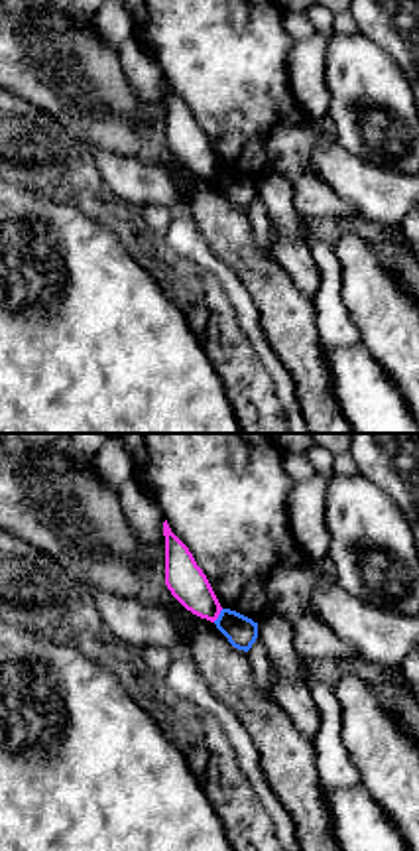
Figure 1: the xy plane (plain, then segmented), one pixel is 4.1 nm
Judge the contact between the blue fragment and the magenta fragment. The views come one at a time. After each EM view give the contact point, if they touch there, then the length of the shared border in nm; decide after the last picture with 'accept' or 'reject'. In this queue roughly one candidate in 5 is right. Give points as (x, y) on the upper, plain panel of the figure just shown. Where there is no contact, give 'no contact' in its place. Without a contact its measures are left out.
(219, 174) | 70 nm

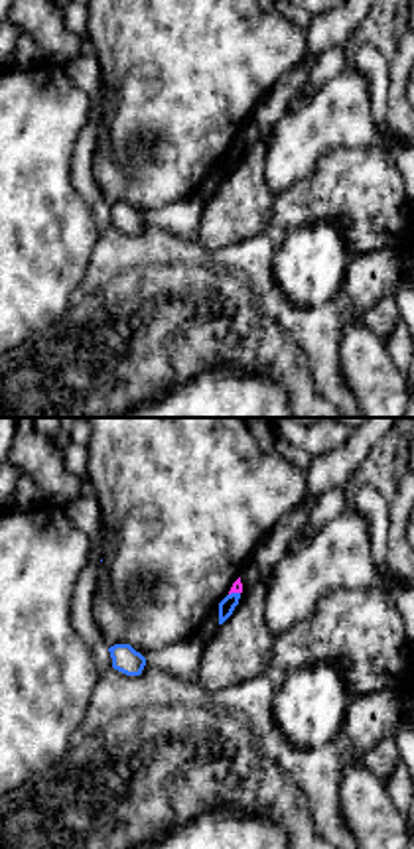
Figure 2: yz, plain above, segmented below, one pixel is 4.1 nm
(233, 152) | 50 nm

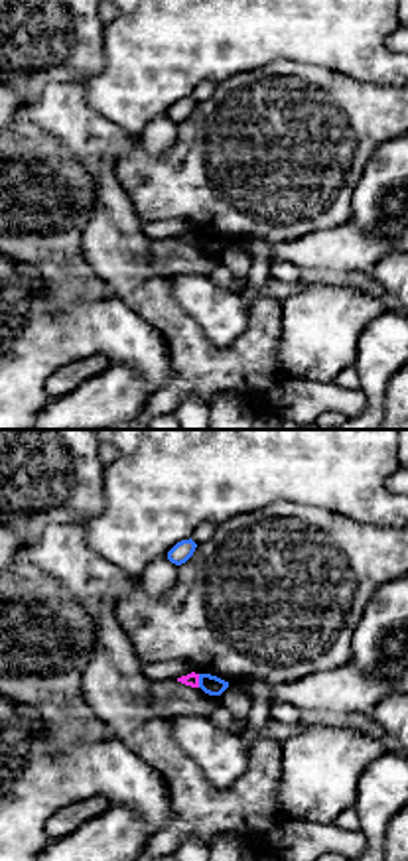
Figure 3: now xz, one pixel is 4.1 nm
(200, 239) | 60 nm

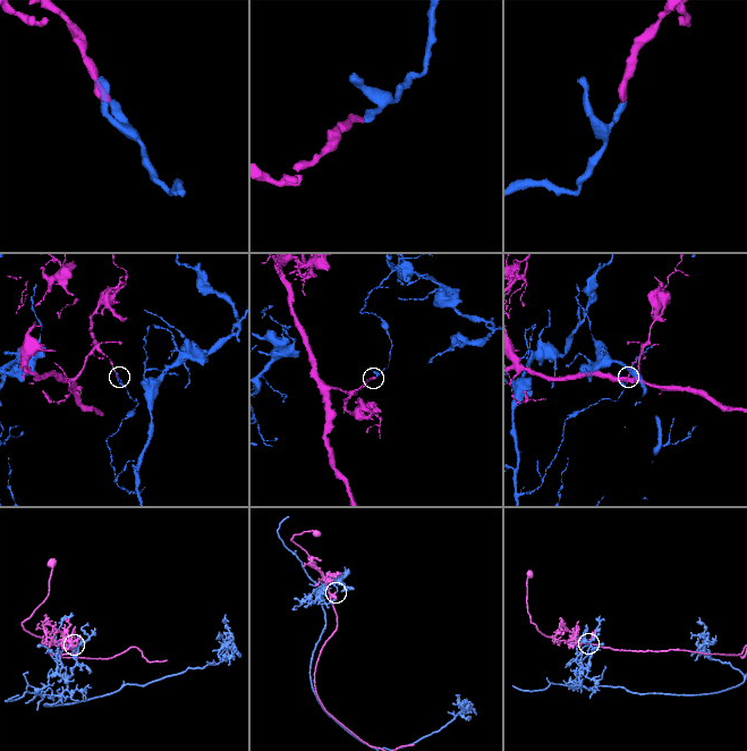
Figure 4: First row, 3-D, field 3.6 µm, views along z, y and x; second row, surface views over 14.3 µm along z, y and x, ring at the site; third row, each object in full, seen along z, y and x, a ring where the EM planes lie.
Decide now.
reject

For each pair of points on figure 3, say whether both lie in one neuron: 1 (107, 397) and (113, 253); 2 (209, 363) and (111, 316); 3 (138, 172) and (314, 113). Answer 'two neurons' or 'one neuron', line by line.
1: two neurons
2: two neurons
3: one neuron

